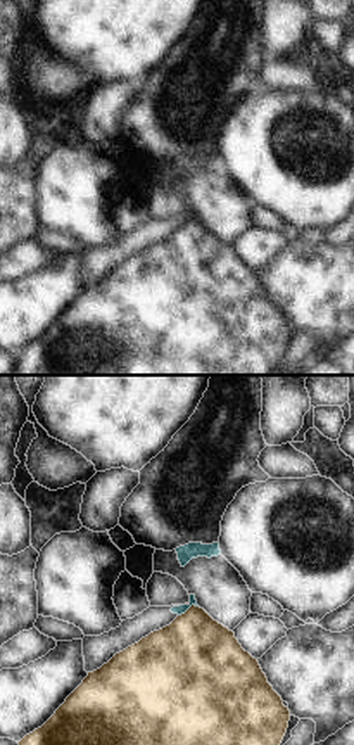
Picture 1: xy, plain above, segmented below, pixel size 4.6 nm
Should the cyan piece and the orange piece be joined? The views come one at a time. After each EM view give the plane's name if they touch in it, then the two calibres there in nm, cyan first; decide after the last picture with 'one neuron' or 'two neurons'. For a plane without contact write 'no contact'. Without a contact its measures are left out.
contact in xy; calibres 50 and 420 nm

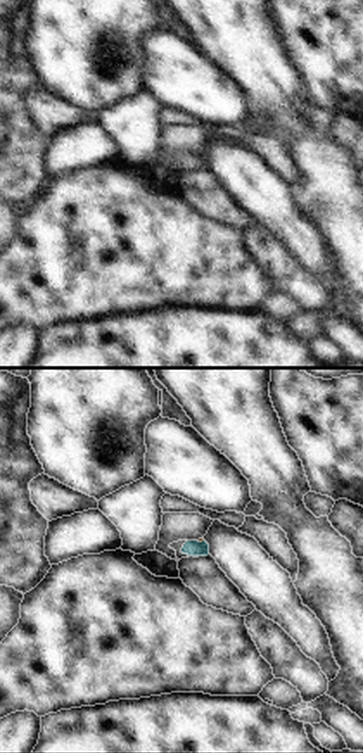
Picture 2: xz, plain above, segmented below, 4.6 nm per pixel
contact in xz; calibres 80 and 20 nm

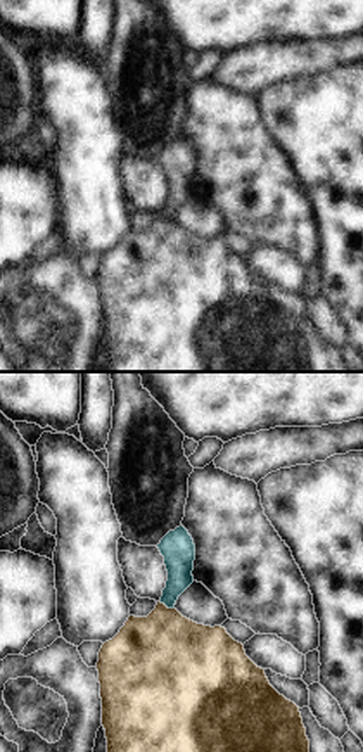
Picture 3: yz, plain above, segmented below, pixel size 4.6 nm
contact in yz; calibres 150 and 440 nm

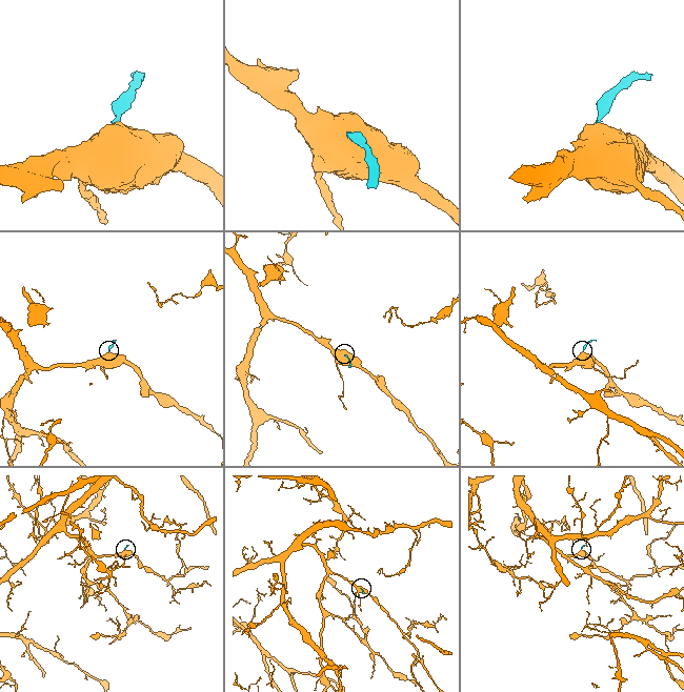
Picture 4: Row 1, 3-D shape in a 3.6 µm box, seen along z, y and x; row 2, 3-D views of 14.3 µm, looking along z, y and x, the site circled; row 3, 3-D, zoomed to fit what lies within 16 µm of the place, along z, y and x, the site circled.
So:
two neurons

